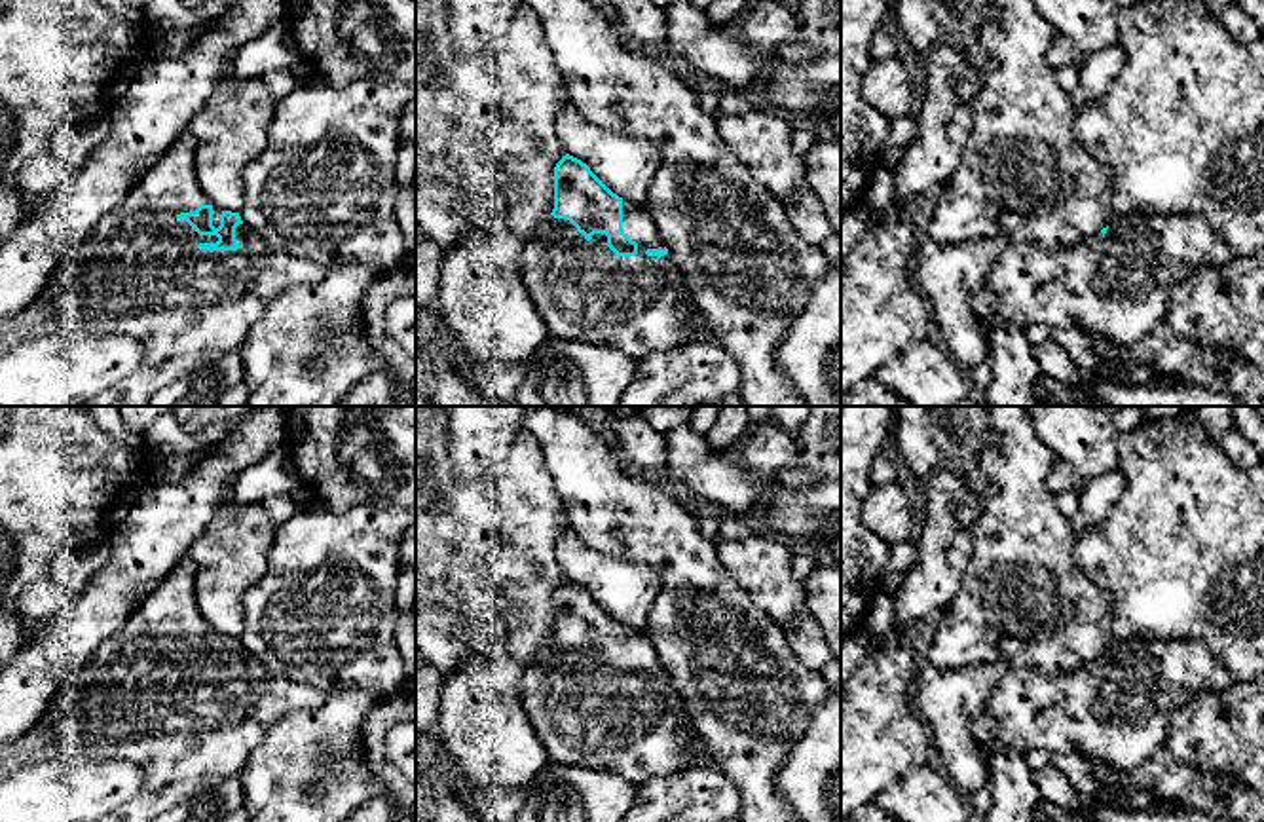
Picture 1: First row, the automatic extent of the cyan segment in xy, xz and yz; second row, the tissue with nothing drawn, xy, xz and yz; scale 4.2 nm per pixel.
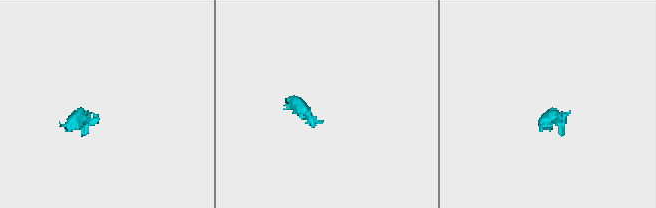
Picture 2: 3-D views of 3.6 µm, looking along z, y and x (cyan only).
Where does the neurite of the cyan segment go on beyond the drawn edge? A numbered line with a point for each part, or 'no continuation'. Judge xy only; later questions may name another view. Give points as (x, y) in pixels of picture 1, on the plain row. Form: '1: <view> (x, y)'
1: xy (137, 731)

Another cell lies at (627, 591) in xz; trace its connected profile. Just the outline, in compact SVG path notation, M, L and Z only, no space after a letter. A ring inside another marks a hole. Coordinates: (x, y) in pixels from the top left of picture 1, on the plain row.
M569 524L558 535L556 560L566 579L586 588L623 626L634 630L647 626L660 590L660 577L651 566L586 547Z

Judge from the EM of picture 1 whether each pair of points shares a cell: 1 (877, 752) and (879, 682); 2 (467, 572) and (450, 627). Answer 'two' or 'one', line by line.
1: one
2: two

